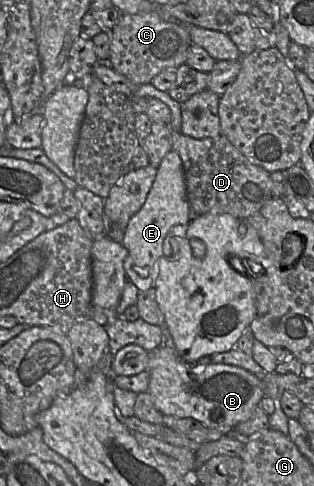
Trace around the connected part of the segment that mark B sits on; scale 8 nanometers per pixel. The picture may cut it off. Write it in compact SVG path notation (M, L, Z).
M161 345L149 352L146 370L150 375L147 391L157 410L163 415L196 419L208 428L221 430L224 435L239 423L249 419L254 409L259 406L260 400L265 396L262 380L250 371L221 363L188 363L180 357L174 346Z

